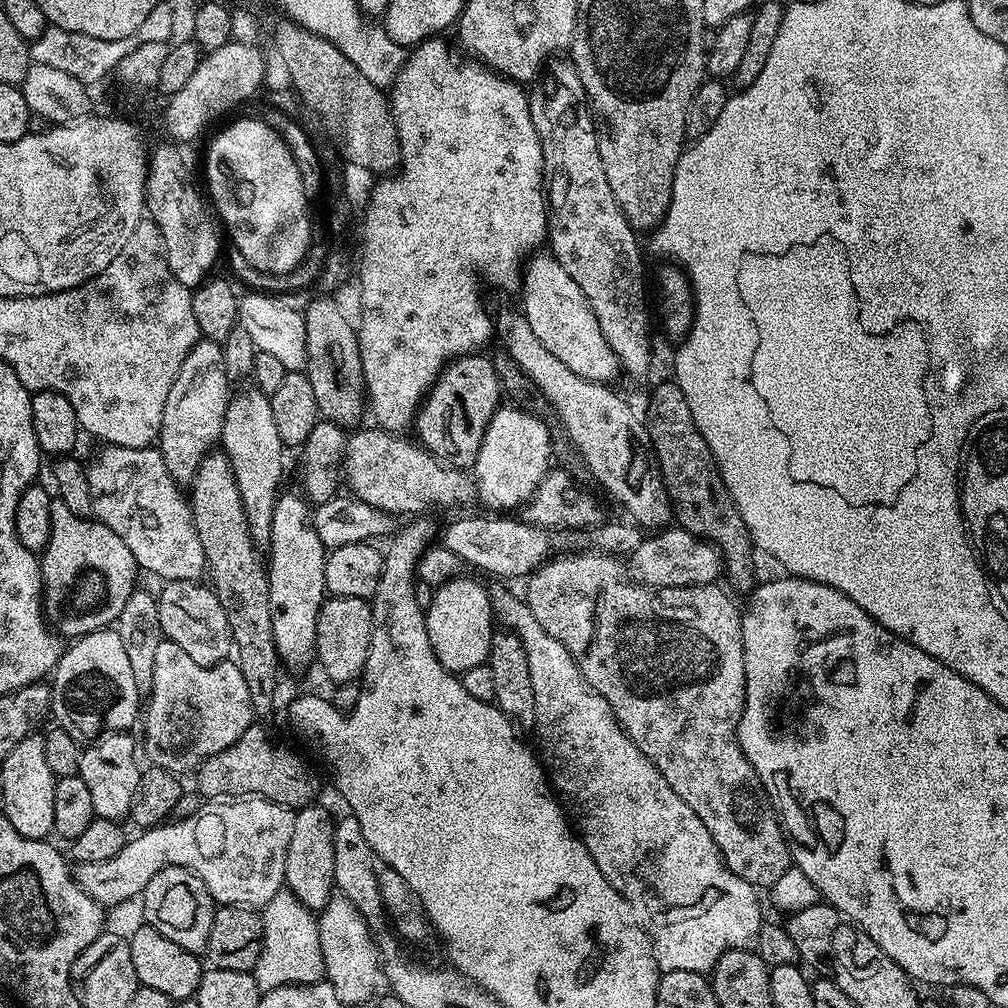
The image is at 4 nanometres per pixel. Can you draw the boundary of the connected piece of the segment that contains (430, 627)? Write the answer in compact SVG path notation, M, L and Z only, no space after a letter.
M468 574L447 580L435 589L433 604L425 611L424 621L430 646L447 672L459 674L470 670L470 666L485 663L492 652L492 597L487 587L484 589L478 581L471 580Z

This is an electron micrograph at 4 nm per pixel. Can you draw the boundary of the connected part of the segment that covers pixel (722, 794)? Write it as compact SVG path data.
M599 550L584 551L588 552L568 552L565 556L553 555L545 560L531 576L527 577L526 599L530 606L530 614L534 614L534 618L538 618L538 626L542 626L542 630L546 630L546 634L550 634L550 638L558 638L558 642L562 642L562 646L566 646L566 650L570 650L570 654L576 659L578 670L582 670L589 686L598 694L602 694L602 698L606 698L610 710L616 715L617 722L624 729L625 734L632 739L634 746L638 746L638 750L642 750L642 754L646 754L646 758L650 758L650 762L654 762L654 766L662 774L662 778L666 778L666 782L670 782L674 794L678 794L678 798L682 798L682 802L686 802L686 806L690 806L690 810L694 810L694 814L698 814L698 818L702 818L706 830L710 830L710 834L718 846L725 866L734 874L738 874L738 878L750 882L757 889L771 889L772 884L777 882L788 868L792 867L793 862L792 853L788 850L788 837L785 836L784 828L780 825L780 817L773 797L765 790L764 783L758 778L754 766L750 766L736 733L740 725L740 715L744 709L744 695L746 694L741 609L739 607L736 609L735 602L720 589L719 583L695 584L689 588L648 588L646 585L637 584L628 578L623 580L623 576L626 576L626 568L621 561L621 565L616 561L619 559L615 555Z

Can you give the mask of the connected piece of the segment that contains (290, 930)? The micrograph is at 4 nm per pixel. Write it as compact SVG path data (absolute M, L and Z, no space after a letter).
M281 890L262 909L264 937L262 950L254 969L261 993L287 984L318 984L324 980L322 942L318 942L318 916L294 893Z

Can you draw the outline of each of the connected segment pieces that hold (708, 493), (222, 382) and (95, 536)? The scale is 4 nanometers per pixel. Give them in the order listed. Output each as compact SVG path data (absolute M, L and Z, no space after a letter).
M671 379L662 381L649 394L646 423L652 452L656 455L662 482L672 503L675 523L690 534L709 540L724 561L723 575L726 580L728 576L729 582L743 594L751 593L758 577L752 565L754 545L746 530L746 522L742 522L742 514L738 514L738 506L726 490L714 454L710 446L706 446L706 438L702 438L694 422L694 414L690 414L686 394L682 394L680 387Z
M197 340L190 354L186 354L174 378L174 386L170 386L170 394L166 394L158 447L166 470L170 470L180 486L187 485L196 477L198 466L217 447L222 434L222 422L226 418L226 406L230 399L230 381L223 365L221 345L218 340Z
M53 499L50 510L50 542L44 548L40 560L40 583L44 619L61 637L79 638L87 632L109 627L118 618L122 606L126 606L126 598L130 598L137 587L136 575L138 569L134 554L130 554L126 542L122 542L122 538L118 538L118 534L114 534L110 526L101 524L95 518L75 516L60 499Z

